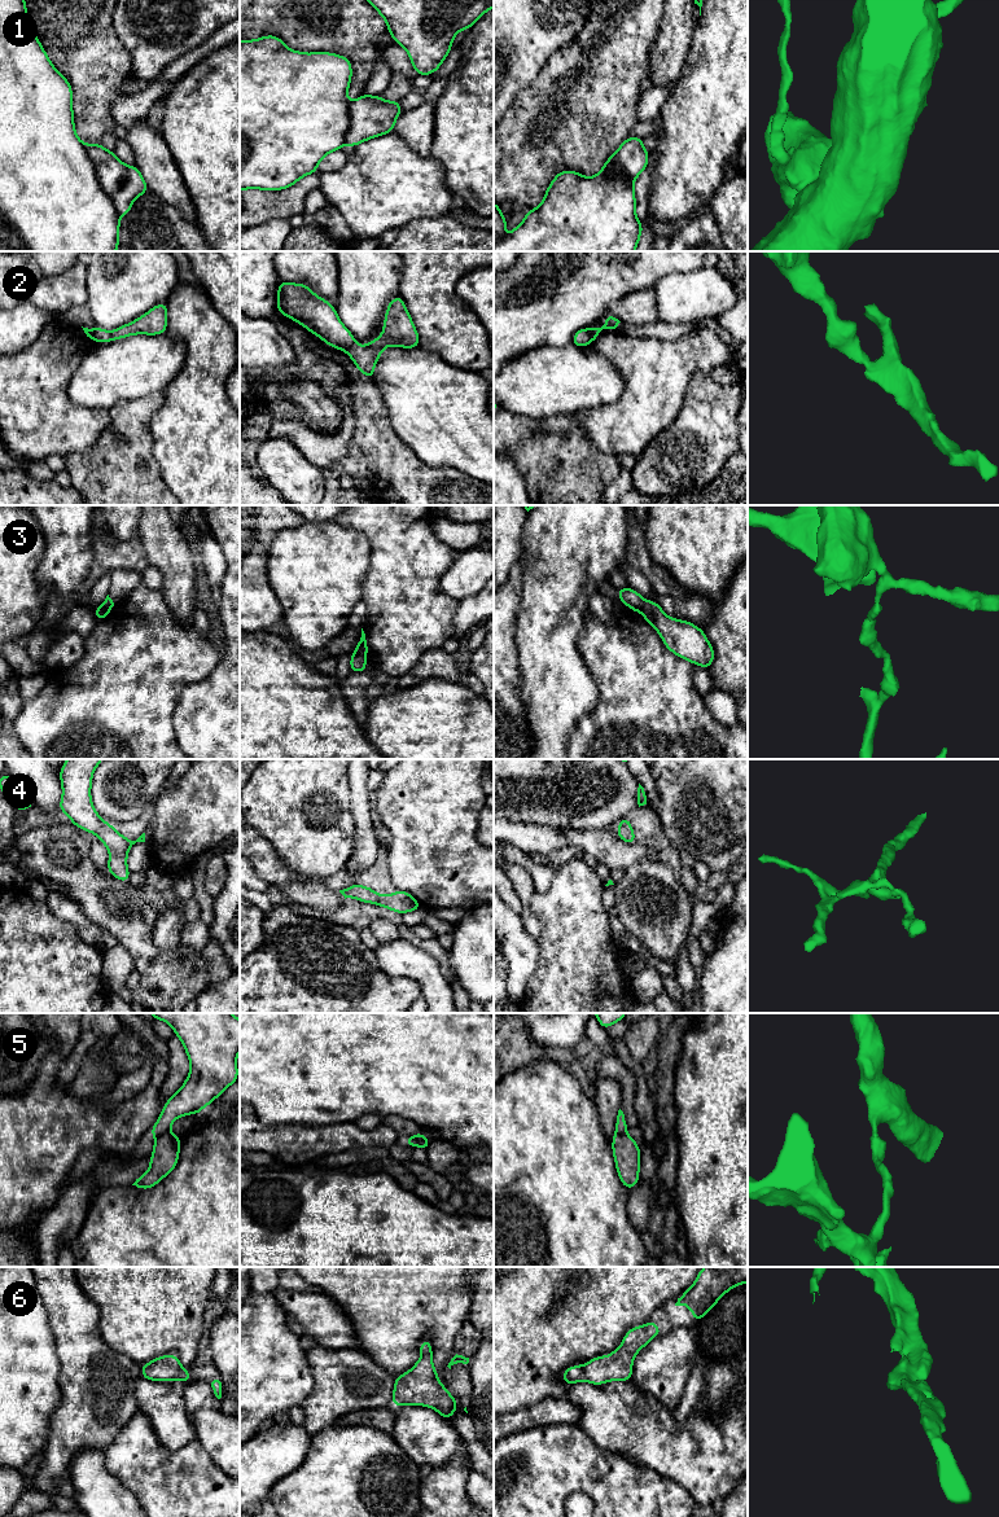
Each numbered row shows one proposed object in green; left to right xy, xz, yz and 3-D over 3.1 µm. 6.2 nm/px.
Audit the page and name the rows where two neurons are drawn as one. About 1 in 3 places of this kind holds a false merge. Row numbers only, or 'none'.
1, 2, 3, 5

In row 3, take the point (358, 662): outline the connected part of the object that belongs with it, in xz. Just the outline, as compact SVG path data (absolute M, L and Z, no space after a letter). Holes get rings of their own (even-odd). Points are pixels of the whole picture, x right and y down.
M352 653L350 659L351 672L364 672L367 667L367 656Z

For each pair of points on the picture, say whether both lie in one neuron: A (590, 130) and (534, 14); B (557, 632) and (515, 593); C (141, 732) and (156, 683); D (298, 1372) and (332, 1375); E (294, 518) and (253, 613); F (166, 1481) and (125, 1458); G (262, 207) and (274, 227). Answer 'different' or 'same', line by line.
A: different
B: different
C: same
D: different
E: same
F: same
G: different

